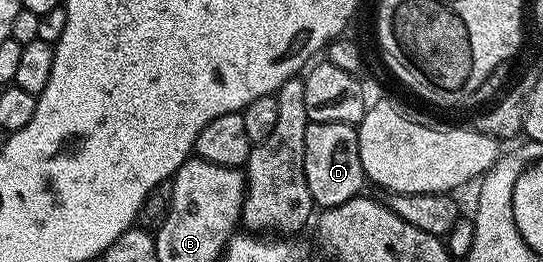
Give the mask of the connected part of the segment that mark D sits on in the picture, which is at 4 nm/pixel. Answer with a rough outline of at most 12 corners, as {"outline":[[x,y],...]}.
{"outline":[[308,123],[305,181],[316,208],[365,184],[359,133]]}

